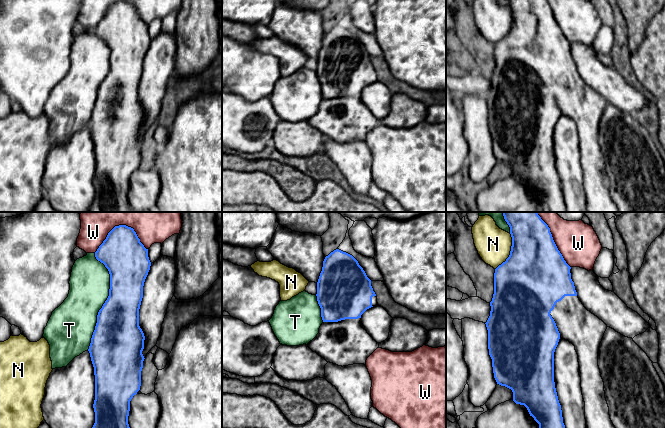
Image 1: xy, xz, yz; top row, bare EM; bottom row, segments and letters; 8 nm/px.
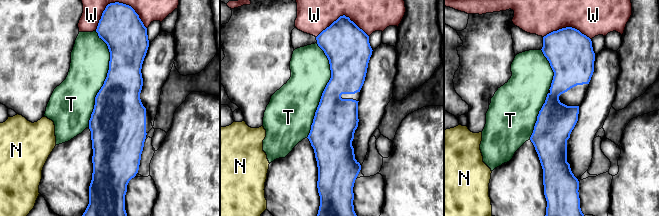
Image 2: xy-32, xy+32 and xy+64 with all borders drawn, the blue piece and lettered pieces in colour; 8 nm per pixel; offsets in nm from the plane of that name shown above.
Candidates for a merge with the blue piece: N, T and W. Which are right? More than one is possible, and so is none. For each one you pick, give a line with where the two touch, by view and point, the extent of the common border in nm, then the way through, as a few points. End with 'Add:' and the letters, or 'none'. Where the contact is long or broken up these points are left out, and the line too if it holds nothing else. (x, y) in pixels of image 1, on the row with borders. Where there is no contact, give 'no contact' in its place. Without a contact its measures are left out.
Add: none

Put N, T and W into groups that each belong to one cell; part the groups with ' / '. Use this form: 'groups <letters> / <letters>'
groups N / T / W

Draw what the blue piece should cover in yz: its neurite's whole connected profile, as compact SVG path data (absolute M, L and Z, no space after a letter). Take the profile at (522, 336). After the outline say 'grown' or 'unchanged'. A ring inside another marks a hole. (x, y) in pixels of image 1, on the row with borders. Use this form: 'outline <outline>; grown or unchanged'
outline M503 212L503 216L510 227L512 246L509 257L495 269L491 311L485 323L489 355L497 384L512 390L513 401L527 408L539 428L565 428L554 382L554 352L559 339L563 338L575 346L578 354L586 428L615 428L610 419L604 382L598 366L598 351L607 325L588 311L579 300L571 279L571 267L558 250L550 228L538 213Z; grown

